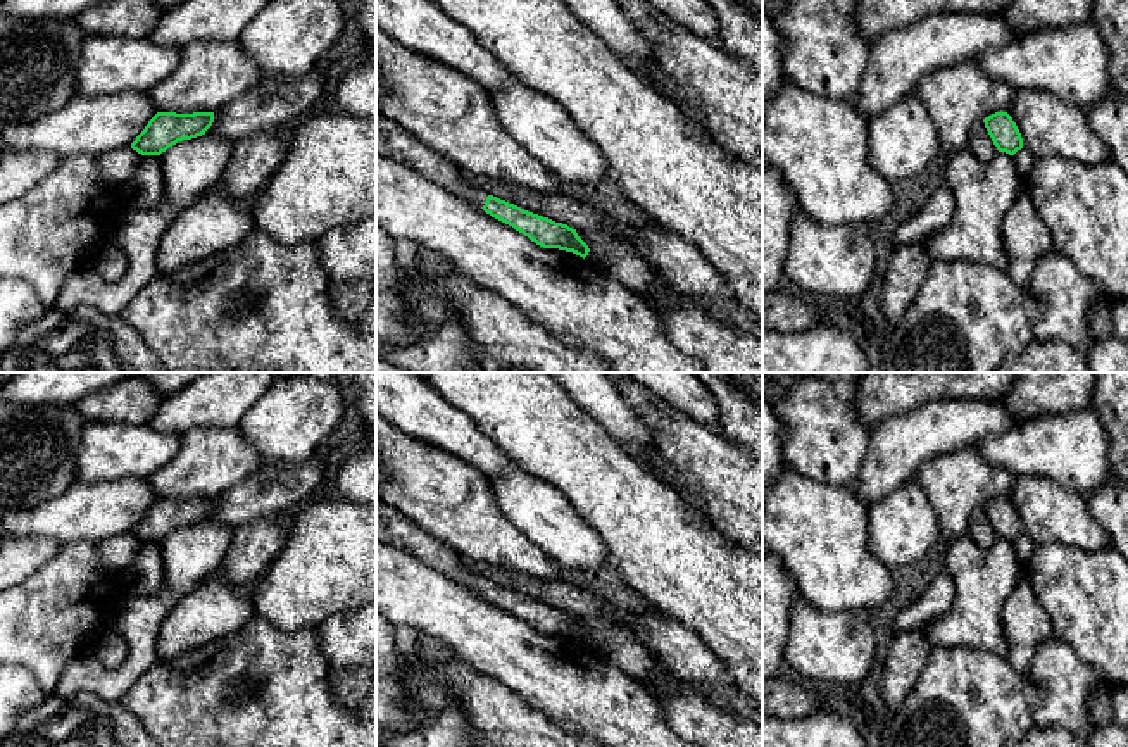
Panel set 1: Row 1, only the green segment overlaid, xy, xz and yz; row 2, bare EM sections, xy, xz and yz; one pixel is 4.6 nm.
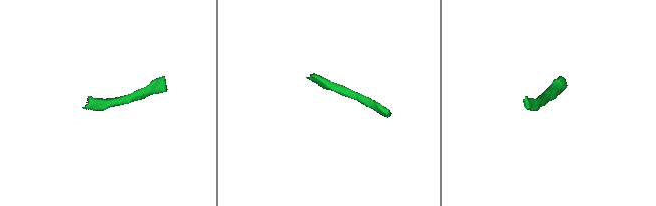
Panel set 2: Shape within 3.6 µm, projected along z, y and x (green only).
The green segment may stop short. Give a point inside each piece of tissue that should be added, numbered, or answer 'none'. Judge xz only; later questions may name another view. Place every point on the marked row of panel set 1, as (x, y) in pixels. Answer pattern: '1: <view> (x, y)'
1: xz (392, 142)

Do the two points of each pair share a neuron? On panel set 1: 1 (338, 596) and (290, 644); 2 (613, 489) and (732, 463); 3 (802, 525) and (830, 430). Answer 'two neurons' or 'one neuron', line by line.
1: two neurons
2: two neurons
3: two neurons

